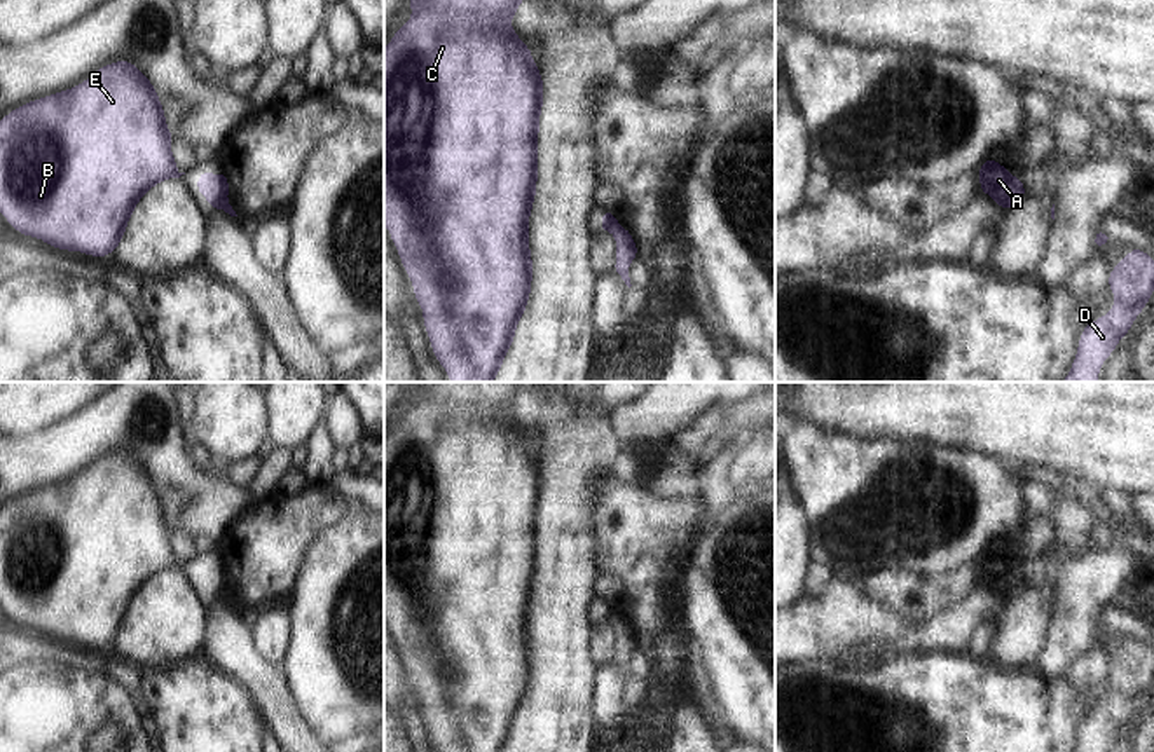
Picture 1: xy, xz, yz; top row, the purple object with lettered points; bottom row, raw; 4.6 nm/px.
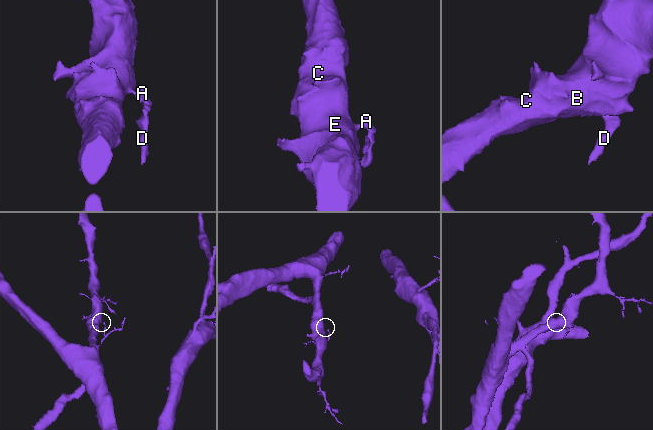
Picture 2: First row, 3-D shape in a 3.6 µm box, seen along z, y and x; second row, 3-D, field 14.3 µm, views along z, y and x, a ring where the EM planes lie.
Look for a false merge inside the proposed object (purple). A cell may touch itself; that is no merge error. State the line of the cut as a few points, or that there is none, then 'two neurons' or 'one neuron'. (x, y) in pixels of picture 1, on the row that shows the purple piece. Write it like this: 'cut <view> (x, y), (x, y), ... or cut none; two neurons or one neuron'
cut xz (615, 220), (604, 229); two neurons

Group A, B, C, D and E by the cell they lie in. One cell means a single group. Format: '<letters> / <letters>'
A B C E / D

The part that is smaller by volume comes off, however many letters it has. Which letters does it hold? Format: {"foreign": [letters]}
{"foreign": ["D"]}

